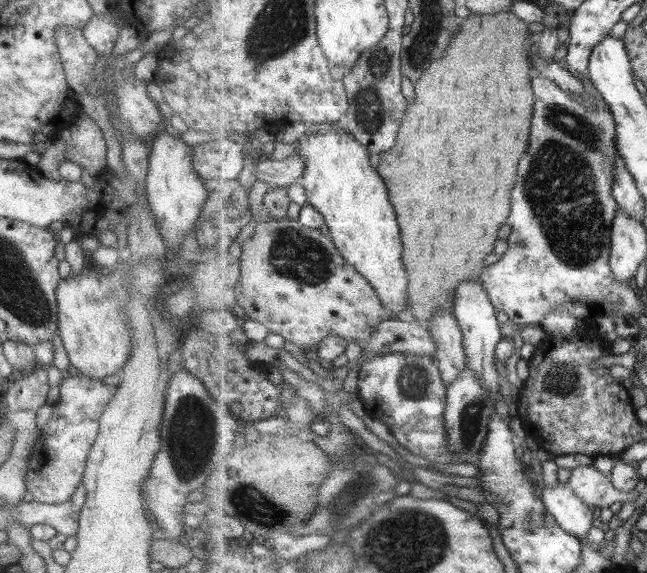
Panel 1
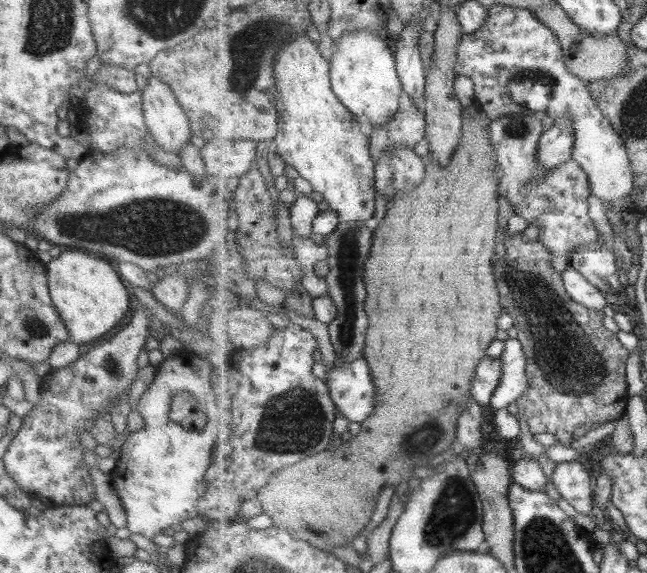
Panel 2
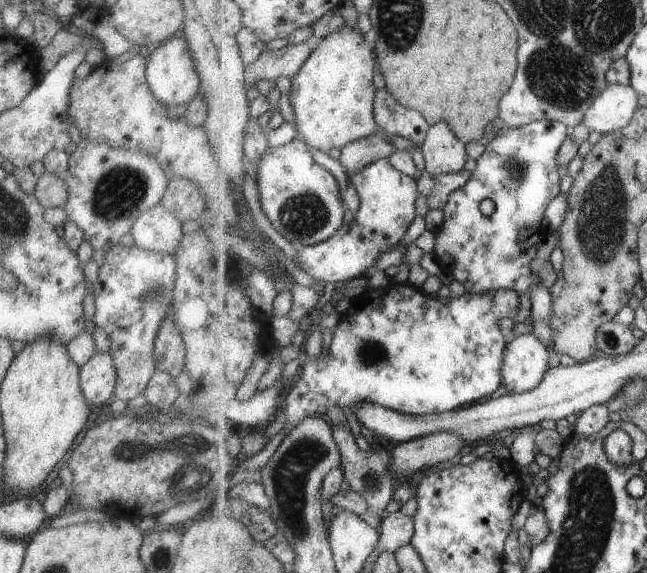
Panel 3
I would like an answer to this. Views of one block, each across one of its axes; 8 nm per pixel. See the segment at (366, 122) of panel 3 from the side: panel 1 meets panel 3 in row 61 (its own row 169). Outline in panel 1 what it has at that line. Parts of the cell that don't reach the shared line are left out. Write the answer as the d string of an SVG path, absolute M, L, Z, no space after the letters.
M343 122L333 123L333 128L314 132L303 137L299 141L297 151L305 157L305 174L303 174L303 186L306 189L307 202L318 212L323 214L329 236L337 246L339 253L361 275L363 275L376 288L384 308L391 312L391 316L397 319L416 321L409 311L409 274L403 266L403 242L401 232L397 224L397 214L393 208L388 185L378 170L371 166L369 160L370 150L361 144Z

